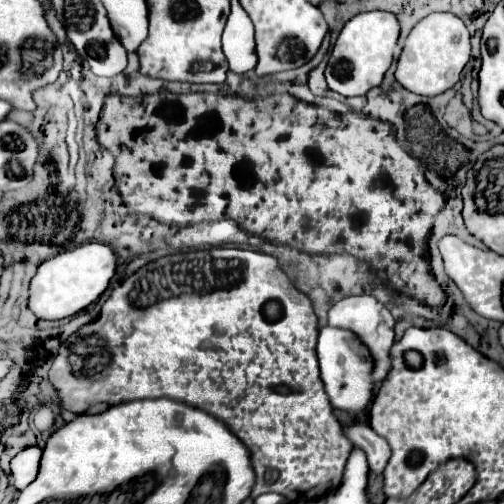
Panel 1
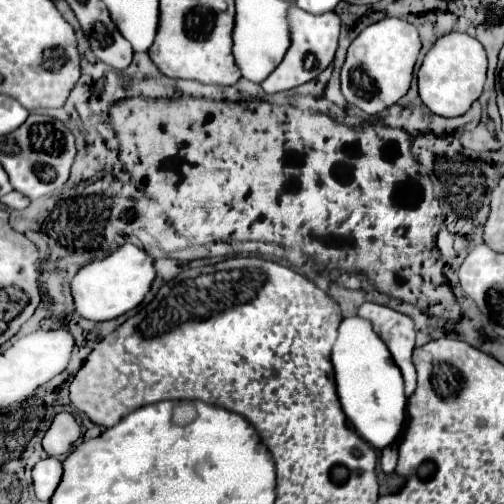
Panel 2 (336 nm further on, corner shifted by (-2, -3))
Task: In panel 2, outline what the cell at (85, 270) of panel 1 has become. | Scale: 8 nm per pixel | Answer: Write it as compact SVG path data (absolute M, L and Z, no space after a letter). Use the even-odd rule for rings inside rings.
M124 244L106 258L92 260L90 264L82 266L70 280L76 314L94 322L118 318L142 302L142 298L150 290L152 280L154 280L152 258L138 246Z

